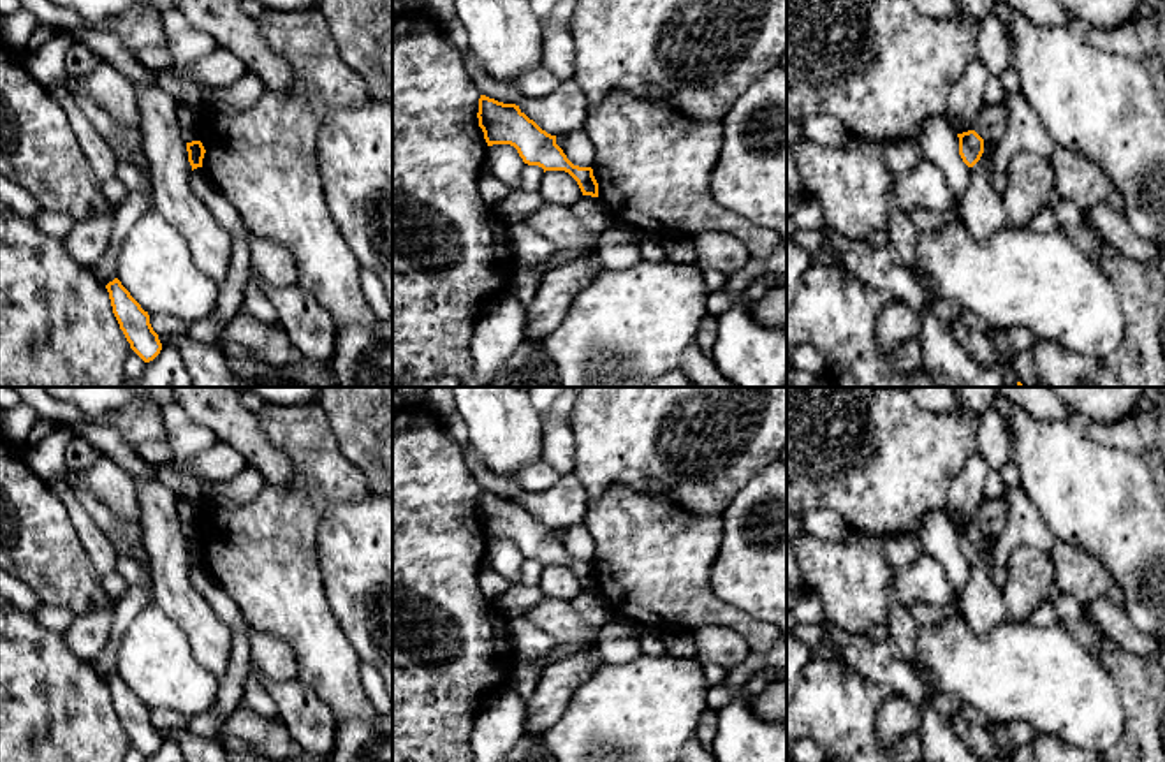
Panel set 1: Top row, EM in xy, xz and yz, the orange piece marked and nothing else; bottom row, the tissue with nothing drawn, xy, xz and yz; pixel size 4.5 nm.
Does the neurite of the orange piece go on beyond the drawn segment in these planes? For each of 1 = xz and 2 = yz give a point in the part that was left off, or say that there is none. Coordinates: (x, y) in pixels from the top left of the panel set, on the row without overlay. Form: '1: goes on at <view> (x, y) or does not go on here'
1: does not go on here
2: does not go on here

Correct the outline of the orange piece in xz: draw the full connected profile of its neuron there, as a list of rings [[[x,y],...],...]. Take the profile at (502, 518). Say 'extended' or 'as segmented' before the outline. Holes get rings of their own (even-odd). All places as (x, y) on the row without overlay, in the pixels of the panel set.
as segmented | [[[480,489],[477,512],[487,540],[510,539],[524,558],[539,560],[544,567],[565,565],[577,575],[582,590],[598,591],[593,563],[574,560],[556,539],[556,530],[542,524],[519,500]]]

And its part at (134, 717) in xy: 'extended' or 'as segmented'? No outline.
as segmented

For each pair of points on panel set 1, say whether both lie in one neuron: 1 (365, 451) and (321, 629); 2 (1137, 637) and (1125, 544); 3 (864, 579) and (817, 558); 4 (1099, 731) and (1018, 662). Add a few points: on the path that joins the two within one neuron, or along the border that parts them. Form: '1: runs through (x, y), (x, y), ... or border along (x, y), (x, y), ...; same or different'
1: border along (335, 437), (340, 451), (361, 470), (370, 490); different
2: border along (1123, 606), (1128, 620), (1146, 636); different
3: runs through (852, 578), (829, 567); same
4: runs through (1079, 711), (1044, 676), (1037, 674); same

